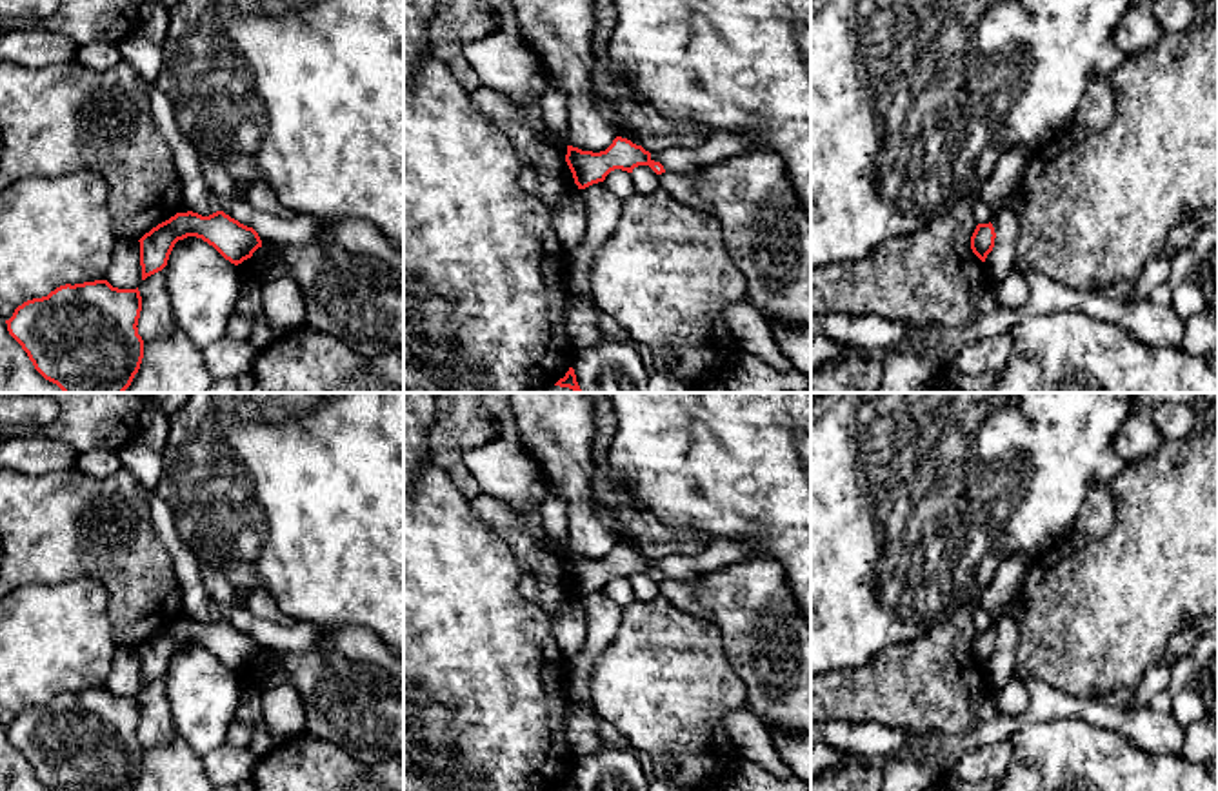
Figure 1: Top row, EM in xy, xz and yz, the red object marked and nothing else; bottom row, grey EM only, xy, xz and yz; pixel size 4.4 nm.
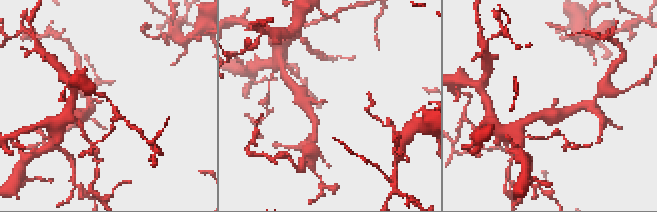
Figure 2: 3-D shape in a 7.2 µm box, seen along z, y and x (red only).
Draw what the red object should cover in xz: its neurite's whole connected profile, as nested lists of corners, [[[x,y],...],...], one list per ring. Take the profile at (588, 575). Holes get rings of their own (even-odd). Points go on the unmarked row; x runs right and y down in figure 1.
[[[616,544],[613,551],[600,560],[567,553],[565,569],[578,596],[604,589],[614,576],[633,580],[638,573],[649,573],[656,582],[665,580],[664,573],[654,569],[649,558],[622,544]]]

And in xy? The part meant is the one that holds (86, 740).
[[[107,687],[65,691],[47,704],[18,713],[7,731],[35,776],[53,791],[131,791],[144,766],[138,742],[142,704],[136,696],[118,696]]]

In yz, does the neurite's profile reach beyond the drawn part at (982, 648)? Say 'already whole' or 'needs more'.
already whole

